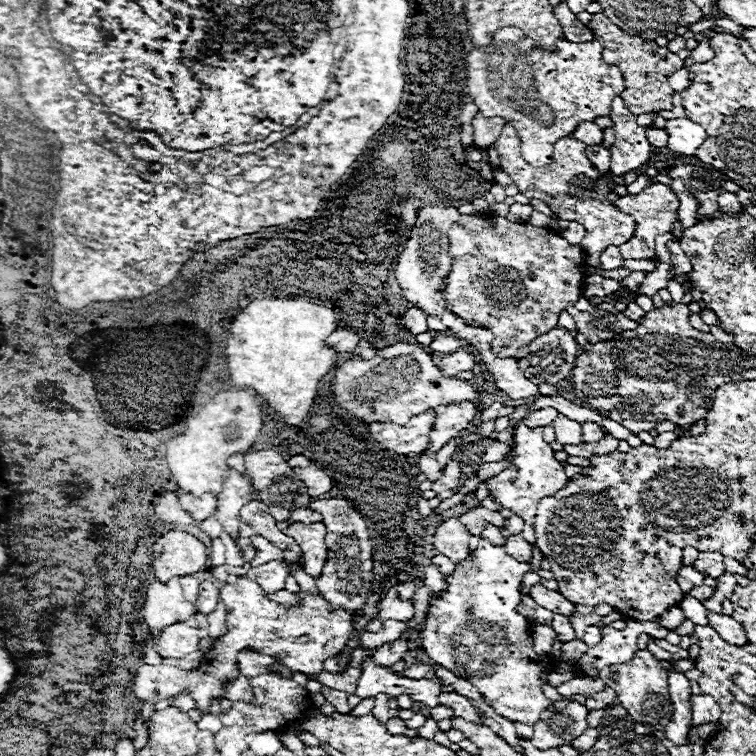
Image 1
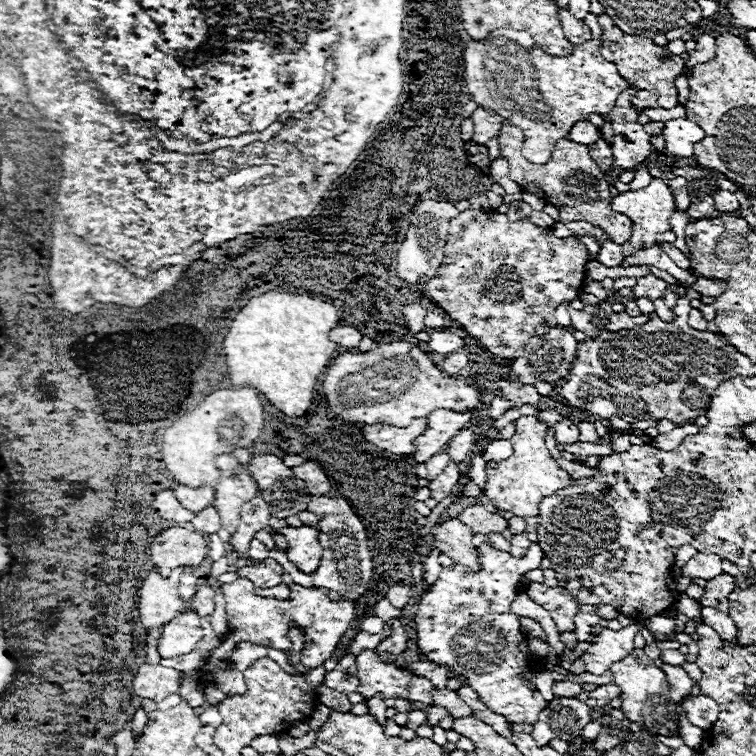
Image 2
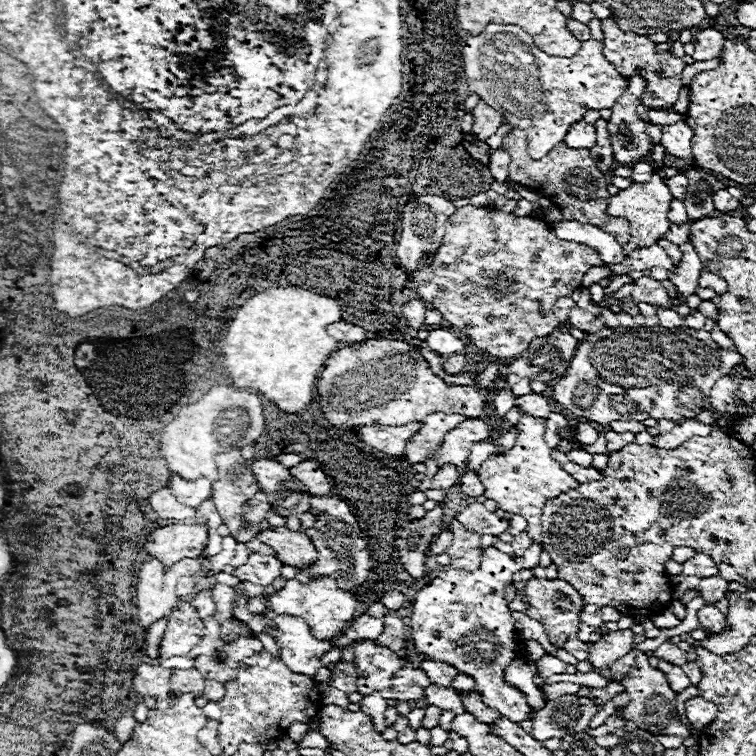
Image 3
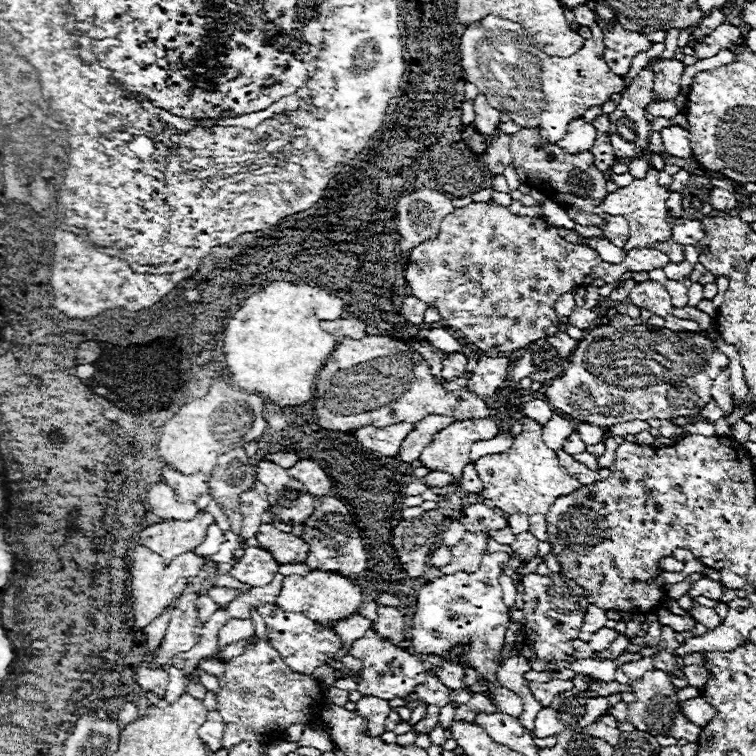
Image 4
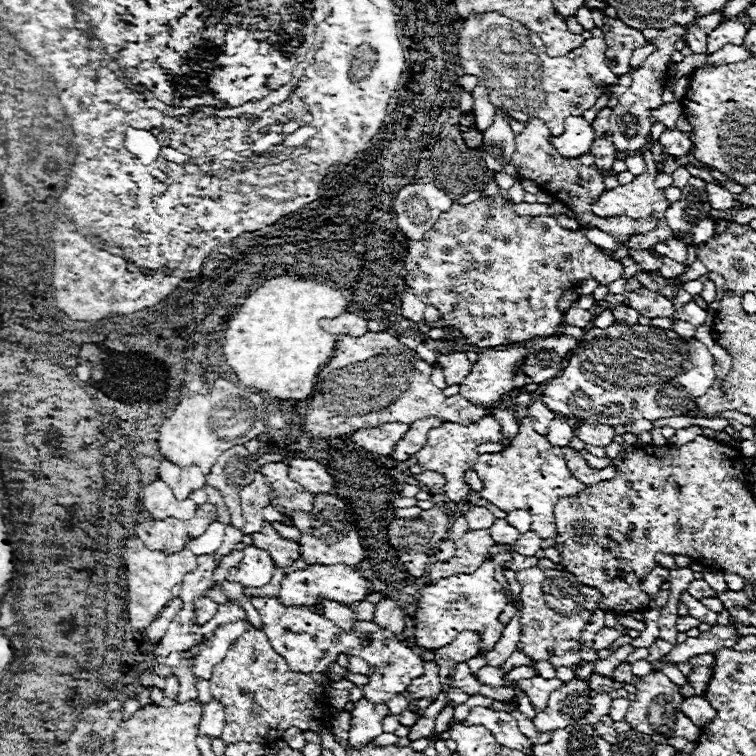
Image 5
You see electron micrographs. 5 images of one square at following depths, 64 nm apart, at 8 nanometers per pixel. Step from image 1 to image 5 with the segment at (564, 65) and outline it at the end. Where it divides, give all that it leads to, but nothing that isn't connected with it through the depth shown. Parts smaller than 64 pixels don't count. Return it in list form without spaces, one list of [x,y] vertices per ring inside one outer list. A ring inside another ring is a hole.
[[[496,12],[478,14],[474,18],[468,18],[462,22],[462,30],[458,34],[458,48],[460,48],[460,64],[466,70],[466,74],[482,78],[478,80],[490,96],[490,102],[510,114],[518,122],[528,122],[532,118],[540,118],[552,136],[560,136],[564,132],[564,120],[568,116],[582,116],[584,110],[592,108],[598,100],[598,96],[606,94],[606,86],[618,84],[618,76],[612,74],[612,70],[606,64],[606,42],[602,38],[590,38],[580,48],[572,50],[566,56],[550,58],[546,52],[532,44],[530,32],[514,20],[508,20],[506,16],[500,16]]]

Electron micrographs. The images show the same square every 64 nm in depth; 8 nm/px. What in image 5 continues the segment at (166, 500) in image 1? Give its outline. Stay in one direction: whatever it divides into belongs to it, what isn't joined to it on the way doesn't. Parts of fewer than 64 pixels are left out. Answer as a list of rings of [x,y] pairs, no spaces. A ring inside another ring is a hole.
[[[162,480],[144,486],[142,504],[156,520],[164,520],[170,516],[176,520],[188,520],[196,514],[196,504],[192,500],[176,500],[170,486]]]

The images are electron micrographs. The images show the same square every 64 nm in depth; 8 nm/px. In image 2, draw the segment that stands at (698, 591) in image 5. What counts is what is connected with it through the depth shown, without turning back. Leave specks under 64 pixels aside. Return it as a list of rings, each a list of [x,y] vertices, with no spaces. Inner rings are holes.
[[[720,574],[706,584],[706,594],[700,598],[702,606],[718,606],[722,598],[726,598],[736,588],[736,580],[730,574]]]

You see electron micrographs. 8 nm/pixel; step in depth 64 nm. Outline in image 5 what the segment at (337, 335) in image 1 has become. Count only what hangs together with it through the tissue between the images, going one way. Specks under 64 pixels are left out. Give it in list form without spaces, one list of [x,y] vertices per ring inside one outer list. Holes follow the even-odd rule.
[[[344,312],[332,320],[320,320],[320,326],[324,330],[328,330],[330,334],[350,334],[350,336],[364,336],[368,332],[366,328],[366,320],[352,314],[352,312]]]

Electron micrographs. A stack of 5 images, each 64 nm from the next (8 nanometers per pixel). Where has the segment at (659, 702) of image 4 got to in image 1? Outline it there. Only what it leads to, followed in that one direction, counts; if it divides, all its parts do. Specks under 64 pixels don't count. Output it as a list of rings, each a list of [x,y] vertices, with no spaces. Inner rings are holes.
[[[638,650],[630,662],[606,666],[598,676],[602,682],[606,682],[606,686],[616,690],[616,698],[628,710],[628,714],[636,722],[650,728],[652,732],[664,730],[666,724],[672,720],[672,700],[670,700],[668,682],[666,682],[668,672],[662,668],[660,660],[656,660],[652,652]]]

